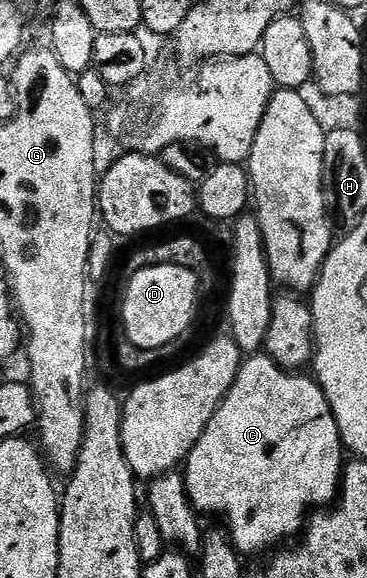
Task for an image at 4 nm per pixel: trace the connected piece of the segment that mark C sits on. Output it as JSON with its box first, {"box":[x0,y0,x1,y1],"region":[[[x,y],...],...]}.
{"box":[183,354,347,558],"region":[[[264,354],[250,355],[242,363],[241,369],[237,371],[237,377],[231,386],[231,390],[225,395],[223,402],[215,410],[211,422],[207,422],[199,442],[195,442],[195,446],[190,450],[187,459],[184,461],[183,475],[185,485],[189,491],[189,500],[193,507],[197,509],[198,513],[206,514],[205,512],[210,512],[213,516],[222,516],[225,519],[223,521],[224,527],[227,529],[230,538],[232,538],[233,545],[237,547],[242,557],[249,558],[249,556],[255,555],[256,552],[265,552],[268,548],[273,547],[273,549],[276,549],[278,546],[289,542],[284,542],[284,540],[291,539],[293,535],[296,537],[304,529],[307,523],[306,517],[310,513],[314,510],[324,510],[338,499],[343,465],[346,463],[347,456],[343,451],[339,426],[335,422],[335,414],[327,402],[324,390],[321,389],[321,385],[317,383],[312,375],[305,375],[309,374],[288,372],[286,368],[281,368],[274,362],[270,356]]]}

